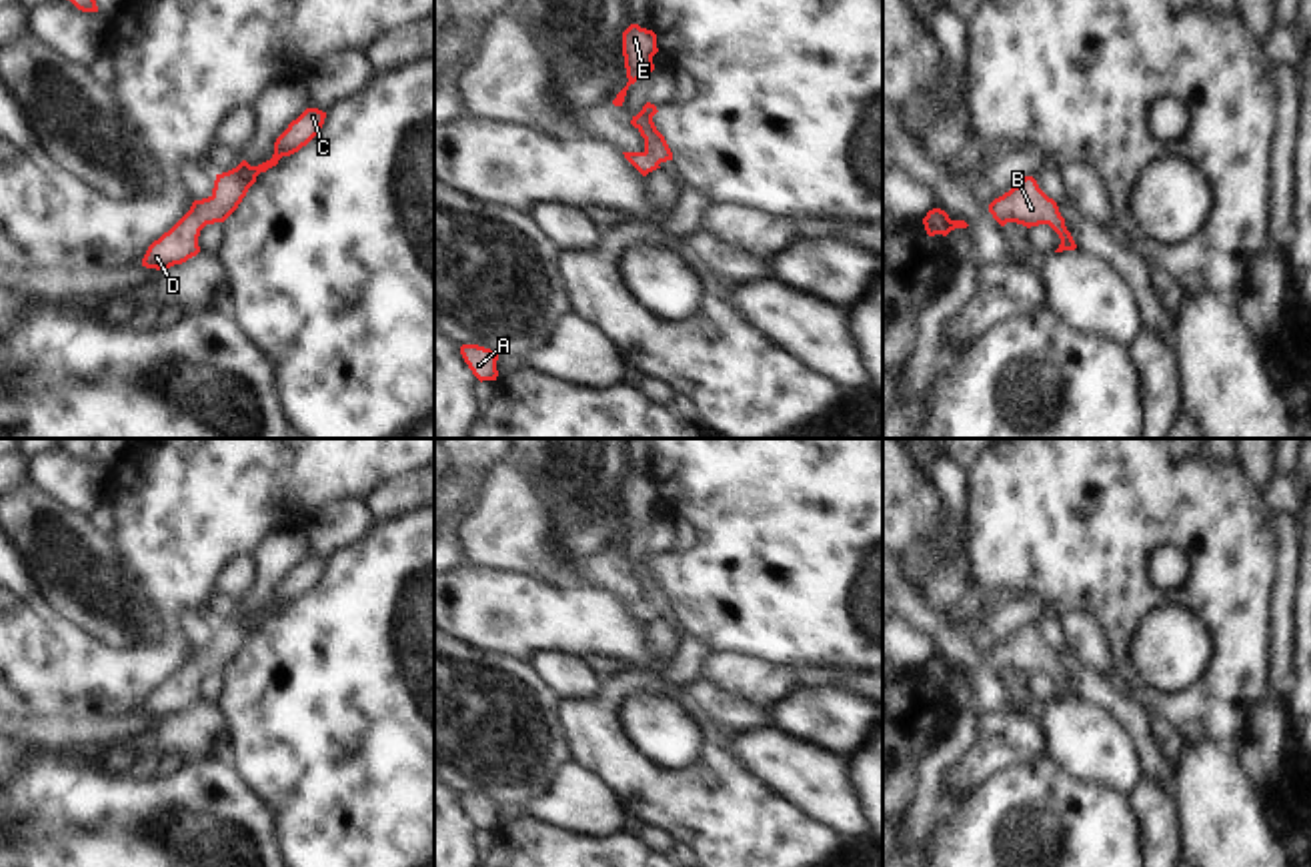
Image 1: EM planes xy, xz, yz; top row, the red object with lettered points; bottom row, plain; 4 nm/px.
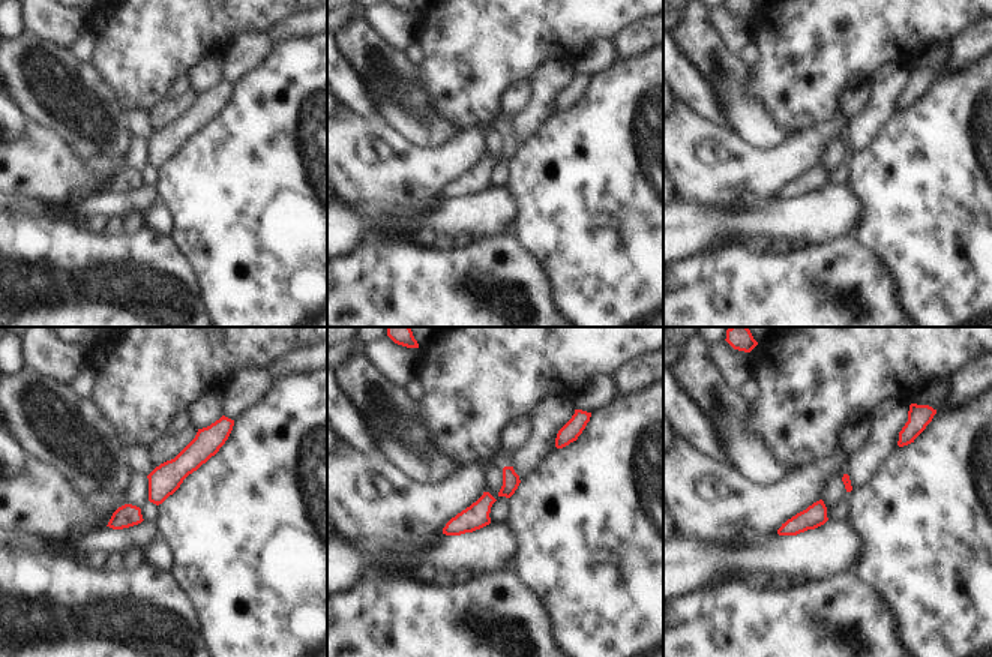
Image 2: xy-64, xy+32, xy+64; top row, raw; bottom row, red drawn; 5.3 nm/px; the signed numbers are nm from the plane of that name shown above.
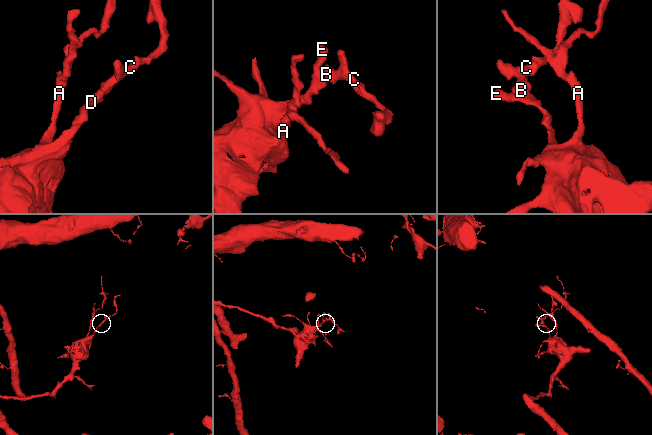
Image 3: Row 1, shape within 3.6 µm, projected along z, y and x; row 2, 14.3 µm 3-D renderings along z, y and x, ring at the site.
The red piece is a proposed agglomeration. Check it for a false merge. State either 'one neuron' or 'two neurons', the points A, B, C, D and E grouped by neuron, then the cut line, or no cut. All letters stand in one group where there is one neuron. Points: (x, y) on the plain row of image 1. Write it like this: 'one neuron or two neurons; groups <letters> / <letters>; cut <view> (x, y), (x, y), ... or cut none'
one neuron; groups A B C D E; cut none

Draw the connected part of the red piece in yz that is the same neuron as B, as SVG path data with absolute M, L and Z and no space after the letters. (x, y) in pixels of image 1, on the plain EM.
M1025 625L1009 641L995 647L989 653L989 661L1001 675L1005 675L1007 671L1017 671L1027 677L1049 673L1061 687L1061 693L1055 701L1077 697L1071 681L1065 675L1065 667L1061 665L1057 651L1039 637L1033 625Z

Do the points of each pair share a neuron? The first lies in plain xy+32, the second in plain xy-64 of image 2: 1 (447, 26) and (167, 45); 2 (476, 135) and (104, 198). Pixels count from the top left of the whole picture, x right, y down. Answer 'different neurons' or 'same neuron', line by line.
1: same neuron
2: different neurons

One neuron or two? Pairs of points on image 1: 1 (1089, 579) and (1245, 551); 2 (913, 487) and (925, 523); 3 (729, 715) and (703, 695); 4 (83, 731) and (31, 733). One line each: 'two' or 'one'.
1: one
2: one
3: one
4: one

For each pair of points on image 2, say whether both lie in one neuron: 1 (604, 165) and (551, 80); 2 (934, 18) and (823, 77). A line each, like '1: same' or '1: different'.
1: different
2: same

